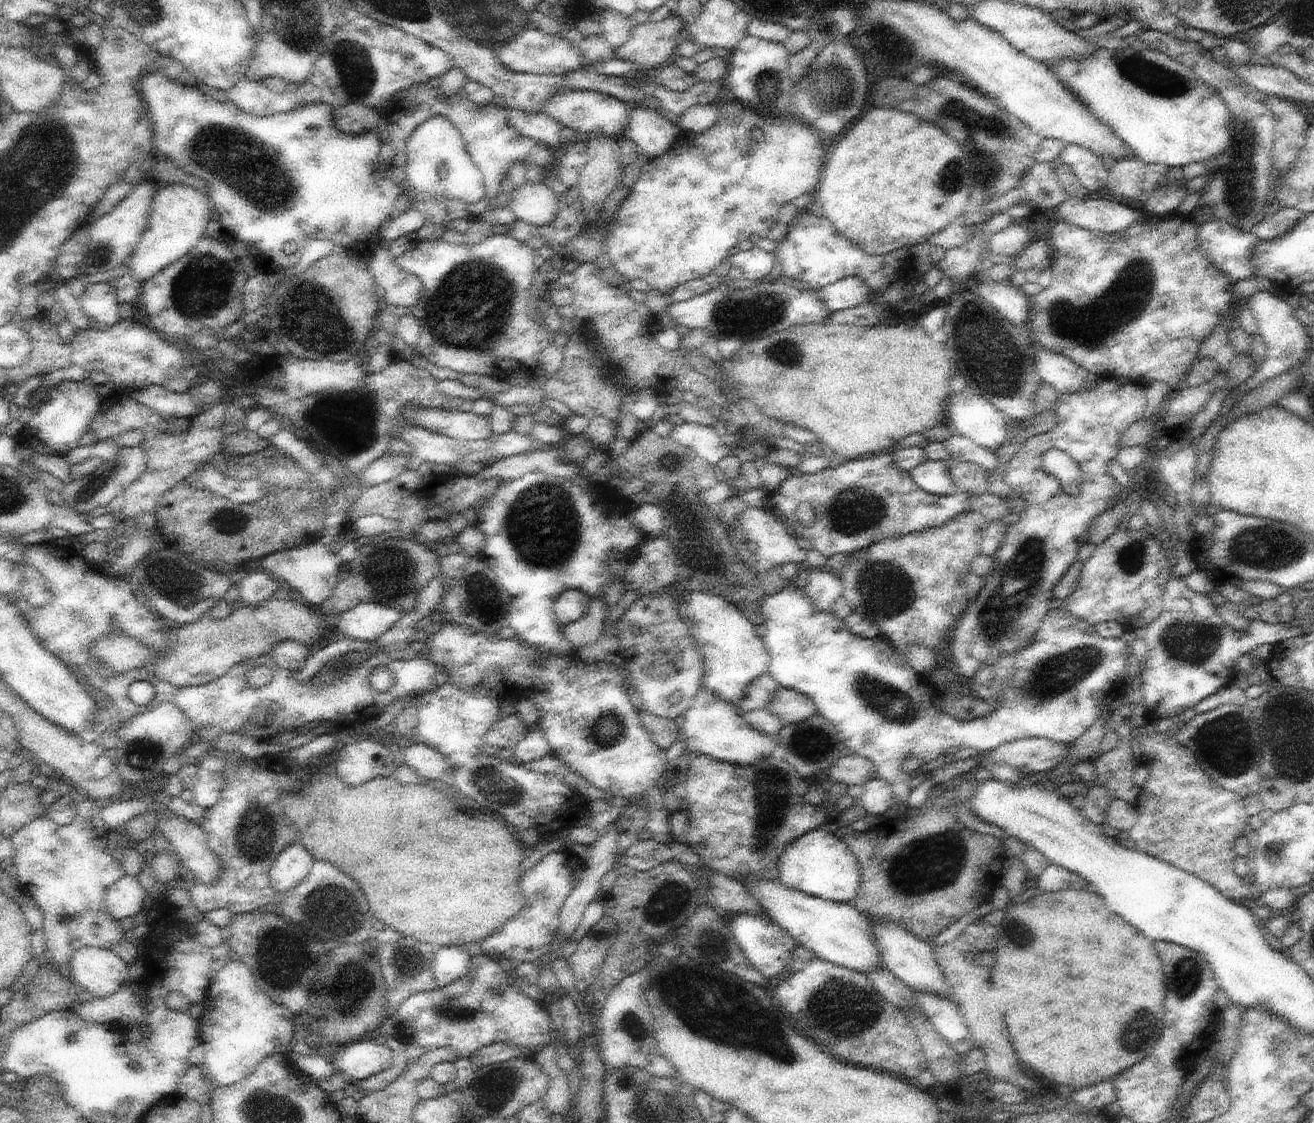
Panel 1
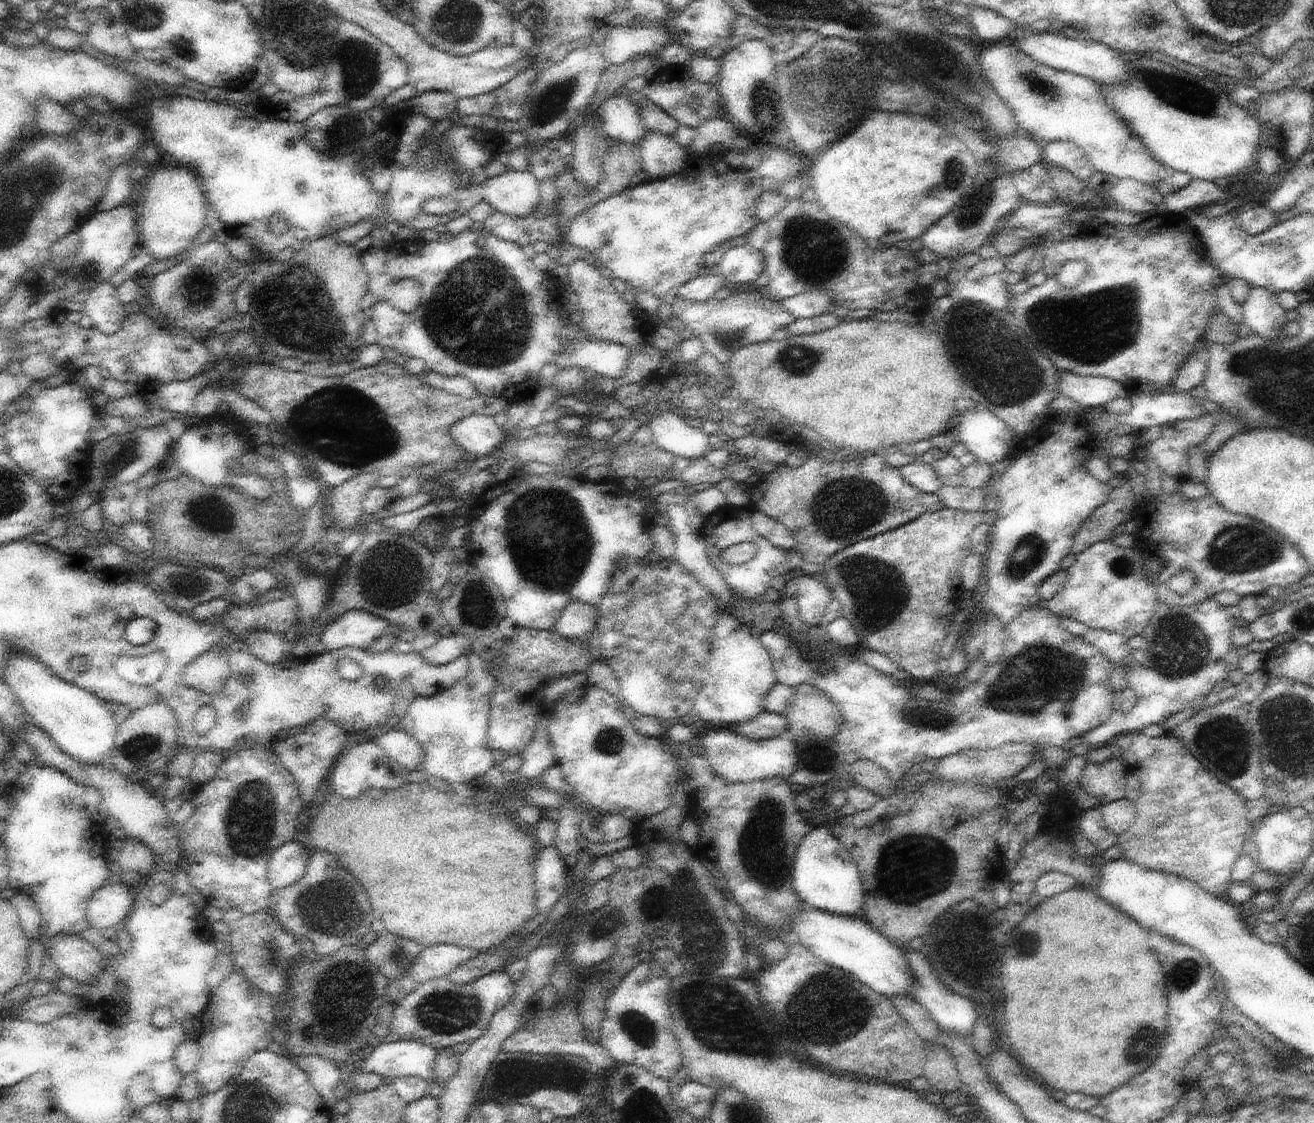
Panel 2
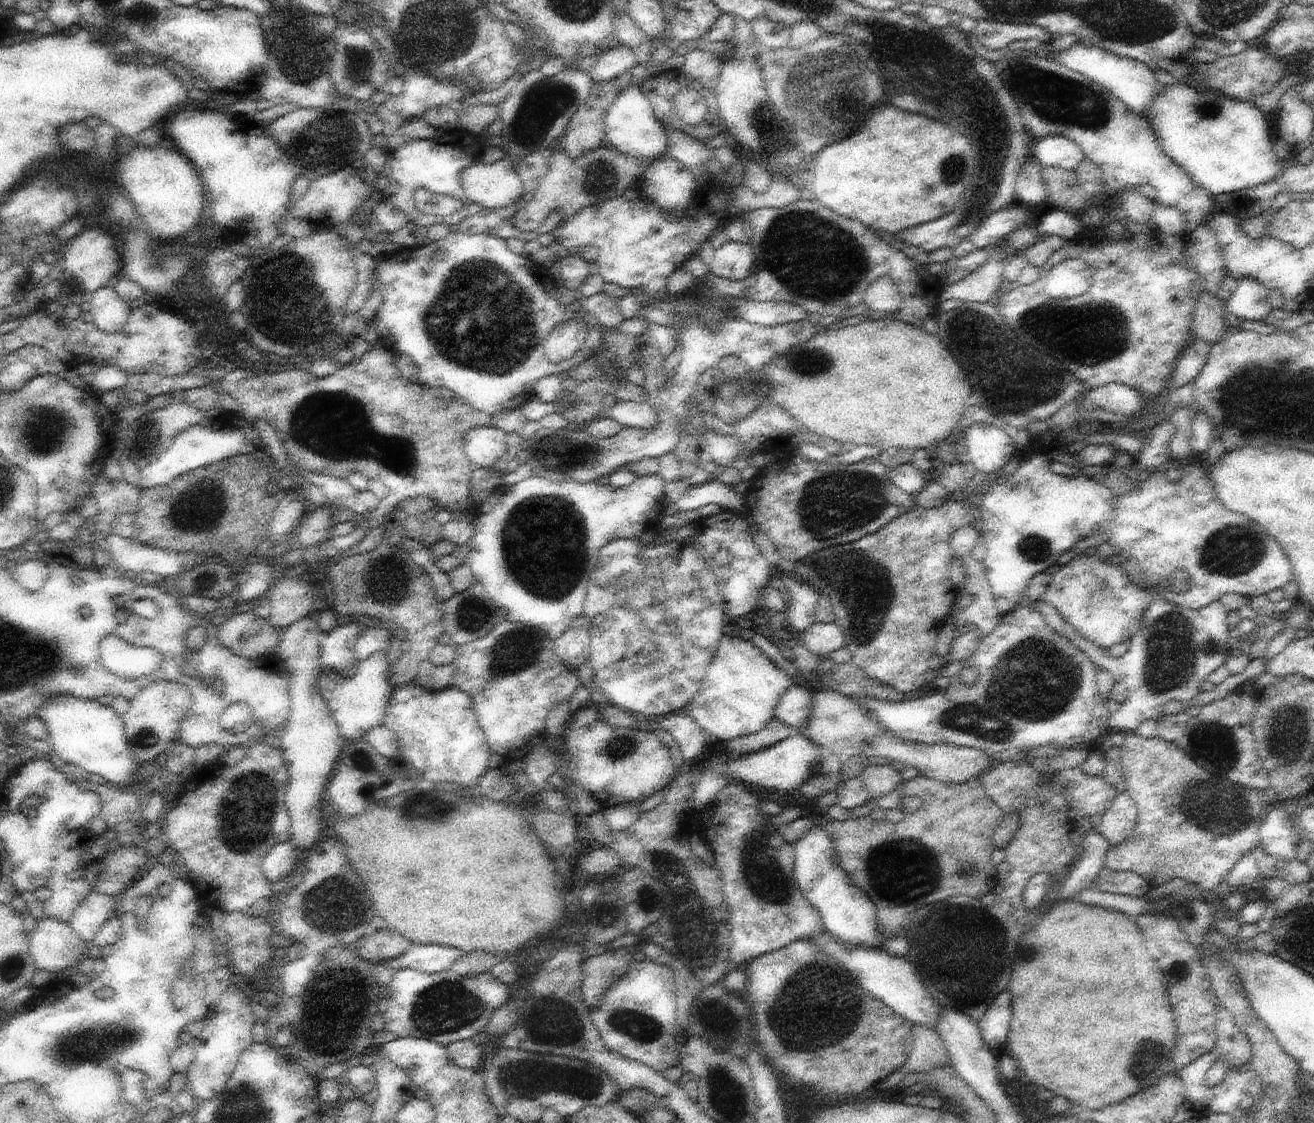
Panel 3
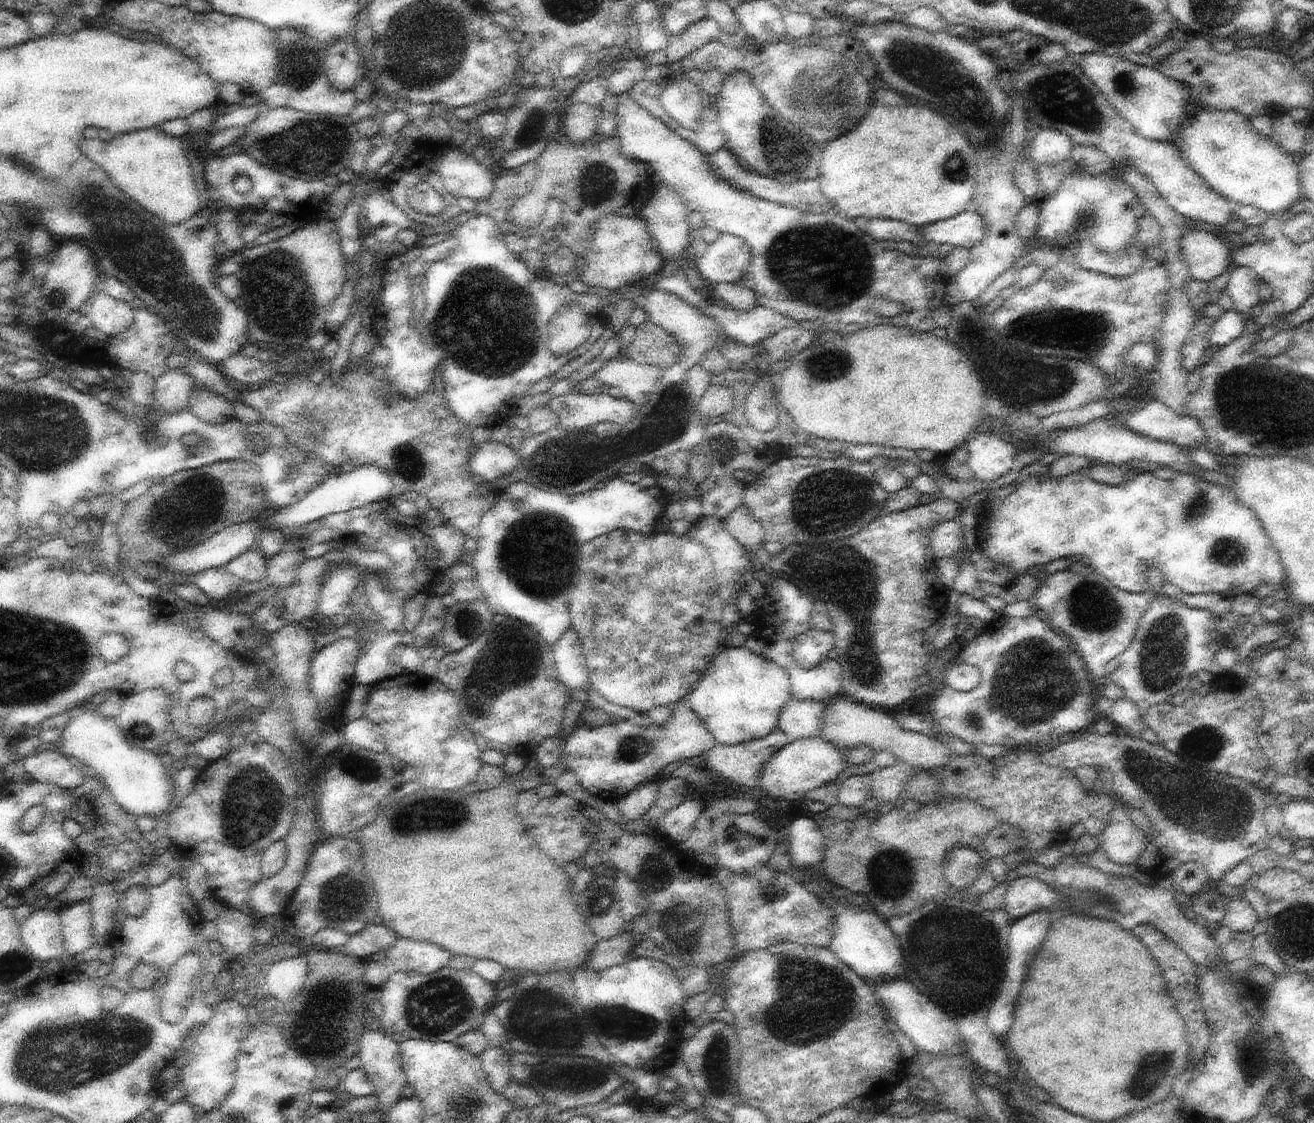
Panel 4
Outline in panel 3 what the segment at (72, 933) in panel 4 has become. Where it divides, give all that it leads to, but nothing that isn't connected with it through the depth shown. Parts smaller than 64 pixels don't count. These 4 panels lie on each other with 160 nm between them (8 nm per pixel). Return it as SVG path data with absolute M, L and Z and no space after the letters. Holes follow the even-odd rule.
M92 892L76 909L70 926L89 943L112 918L118 908L117 898L106 893Z

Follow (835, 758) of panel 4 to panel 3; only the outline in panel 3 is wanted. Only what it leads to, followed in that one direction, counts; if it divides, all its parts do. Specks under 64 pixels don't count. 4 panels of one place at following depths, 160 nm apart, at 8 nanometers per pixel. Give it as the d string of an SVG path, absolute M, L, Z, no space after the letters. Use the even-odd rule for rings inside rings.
M799 732L797 735L777 742L774 746L752 754L739 757L727 755L726 751L724 751L724 756L720 752L713 754L712 760L706 764L706 768L694 782L695 791L691 800L692 812L703 811L715 800L723 787L734 780L754 787L771 788L772 791L788 792L788 790L799 789L810 777L811 770L819 763L820 750L819 746Z

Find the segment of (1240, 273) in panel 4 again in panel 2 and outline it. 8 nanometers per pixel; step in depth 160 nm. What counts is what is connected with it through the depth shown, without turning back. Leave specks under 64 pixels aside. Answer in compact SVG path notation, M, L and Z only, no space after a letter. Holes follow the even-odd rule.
M1253 287L1242 306L1243 324L1262 338L1284 337L1282 332L1286 324L1286 310L1282 308L1275 293L1261 287Z

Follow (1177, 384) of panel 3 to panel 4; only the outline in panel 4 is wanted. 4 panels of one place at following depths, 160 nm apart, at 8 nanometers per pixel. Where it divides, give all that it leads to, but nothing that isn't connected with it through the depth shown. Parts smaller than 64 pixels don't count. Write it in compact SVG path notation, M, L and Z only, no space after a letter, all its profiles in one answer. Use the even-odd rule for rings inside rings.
M1200 317L1190 331L1181 352L1184 368L1189 373L1203 364L1207 350L1212 346L1211 334L1216 321L1214 317Z

